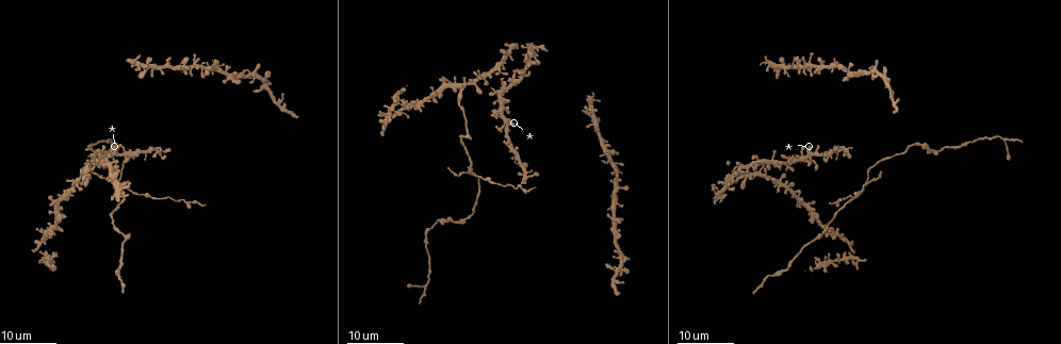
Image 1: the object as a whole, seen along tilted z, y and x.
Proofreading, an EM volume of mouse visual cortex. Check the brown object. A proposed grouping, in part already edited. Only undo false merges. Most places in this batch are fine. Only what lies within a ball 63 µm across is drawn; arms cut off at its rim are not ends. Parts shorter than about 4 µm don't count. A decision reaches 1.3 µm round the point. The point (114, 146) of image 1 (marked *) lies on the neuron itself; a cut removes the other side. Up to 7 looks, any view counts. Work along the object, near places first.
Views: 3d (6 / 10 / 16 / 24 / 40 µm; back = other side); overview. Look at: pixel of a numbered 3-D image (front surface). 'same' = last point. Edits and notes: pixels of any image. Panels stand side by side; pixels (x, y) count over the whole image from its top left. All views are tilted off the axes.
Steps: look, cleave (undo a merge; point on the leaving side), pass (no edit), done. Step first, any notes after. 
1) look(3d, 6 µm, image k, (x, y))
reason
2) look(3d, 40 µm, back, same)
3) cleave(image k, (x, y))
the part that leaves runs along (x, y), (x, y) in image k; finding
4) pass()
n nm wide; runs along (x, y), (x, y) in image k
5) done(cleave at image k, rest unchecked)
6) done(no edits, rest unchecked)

look(3d, 16 µm, image 1, (517, 157))

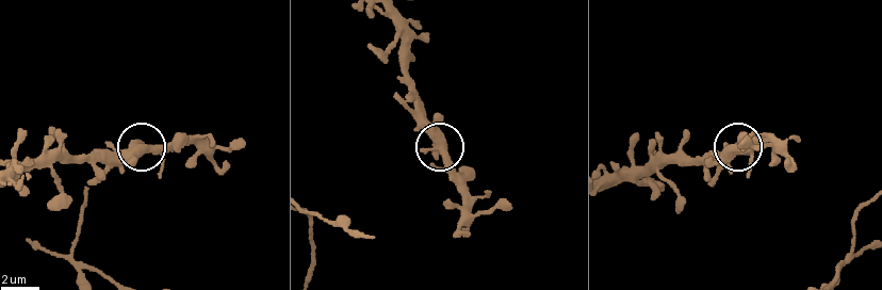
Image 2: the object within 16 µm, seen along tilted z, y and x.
look(3d, 6 µm, image 2, (146, 149))

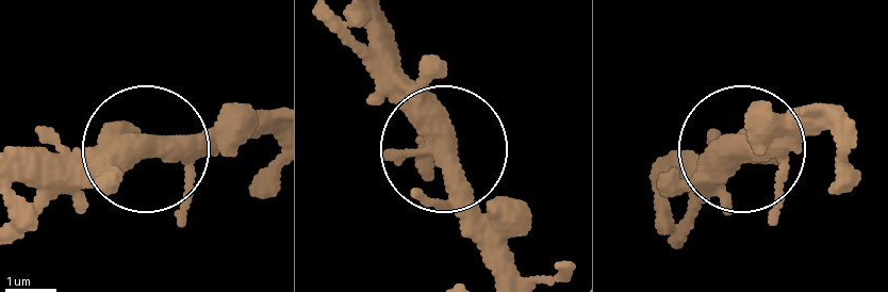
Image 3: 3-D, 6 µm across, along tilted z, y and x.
pass()
runs along (376, 29), (387, 79), (433, 143), (486, 265) in image 3; continuous, no second neuron

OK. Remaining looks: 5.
look(3d, 24 µm, image 1, (113, 155))
four arms meet

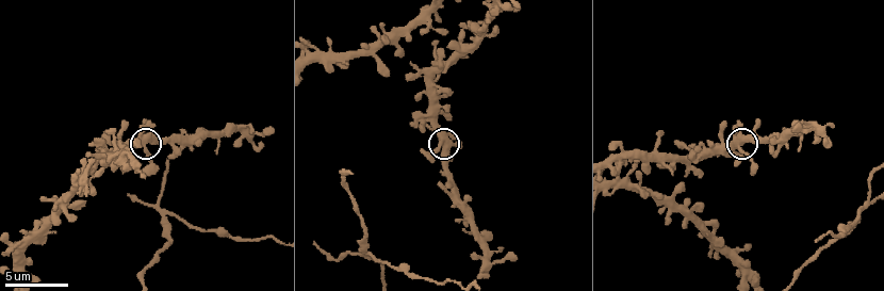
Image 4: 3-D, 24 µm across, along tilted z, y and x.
look(3d, 6 µm, image 4, (443, 149))

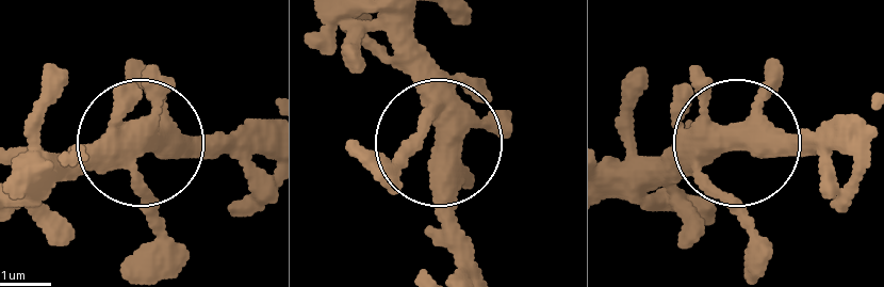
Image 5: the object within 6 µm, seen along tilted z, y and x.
pass()
runs along (689, 74), (732, 146), (610, 160) in image 5; all the same neuron

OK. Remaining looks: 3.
look(3d, 10 µm, image 4, (642, 163))
three-way junction

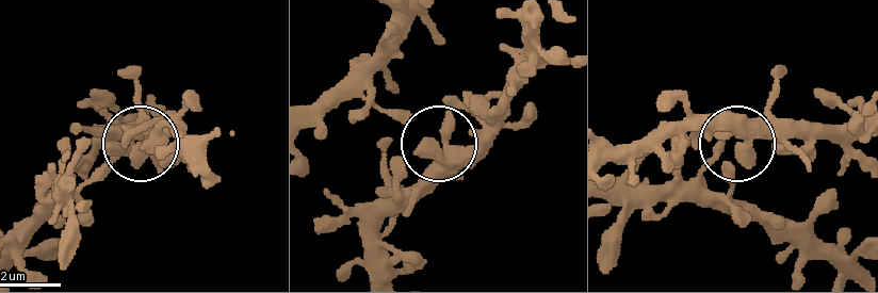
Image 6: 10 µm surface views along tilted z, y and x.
look(3d, 10 µm, back, image 6, (137, 144))

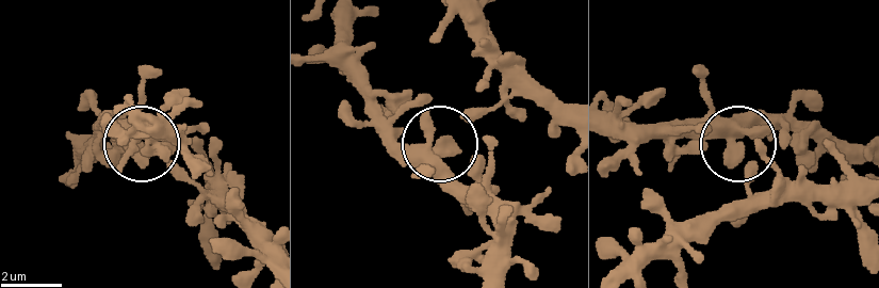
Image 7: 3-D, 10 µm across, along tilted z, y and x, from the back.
pass()
side arm 15 µm; runs along (607, 113), (735, 143), (800, 99) in image 7; all the same neuron

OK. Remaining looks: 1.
done(no edits, rest unchecked)

